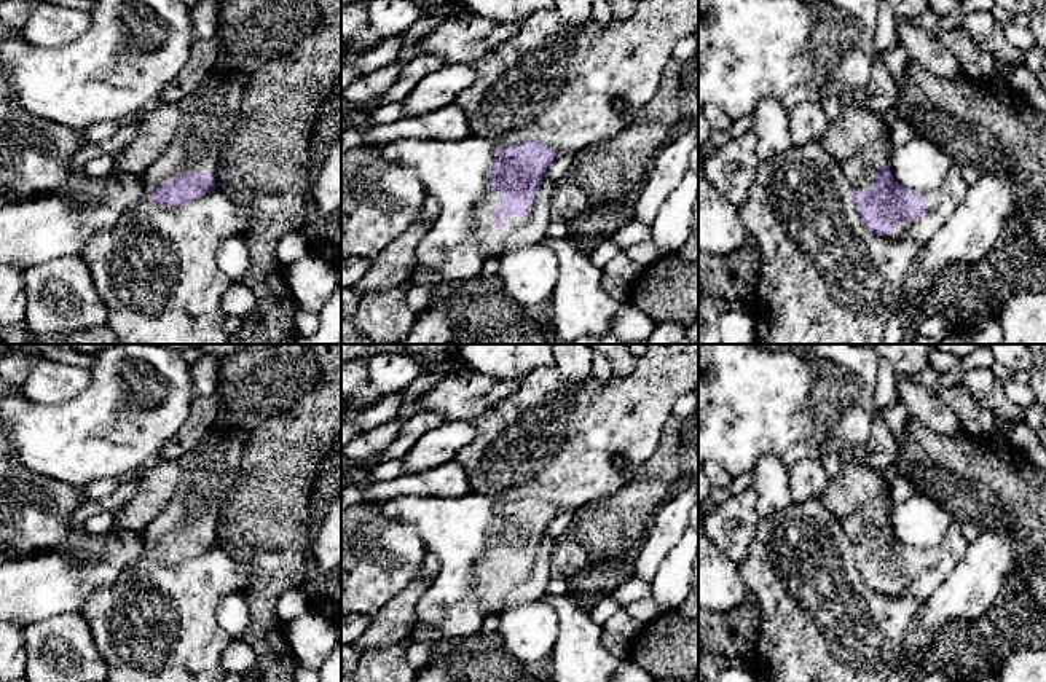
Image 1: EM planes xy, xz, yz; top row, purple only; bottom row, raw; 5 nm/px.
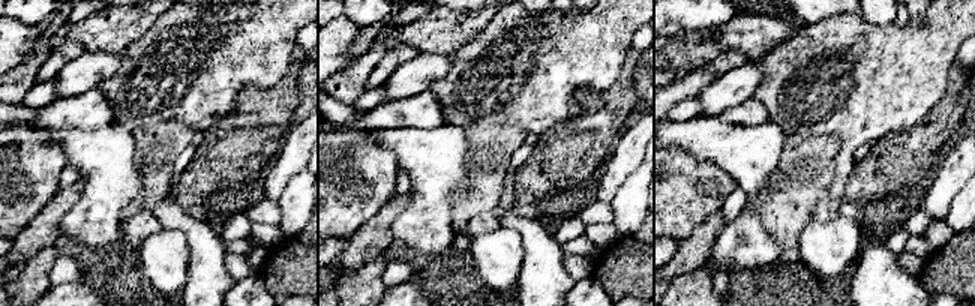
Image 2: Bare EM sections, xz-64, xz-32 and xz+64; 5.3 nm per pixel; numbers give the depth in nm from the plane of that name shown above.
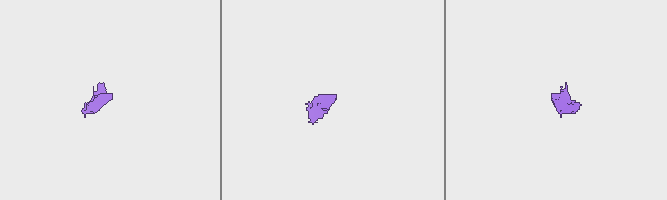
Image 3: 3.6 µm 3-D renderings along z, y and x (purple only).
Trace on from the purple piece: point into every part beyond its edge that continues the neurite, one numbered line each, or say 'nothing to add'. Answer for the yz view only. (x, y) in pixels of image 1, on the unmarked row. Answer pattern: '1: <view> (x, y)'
1: yz (860, 528)
2: yz (901, 585)

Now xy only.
1: xy (208, 472)

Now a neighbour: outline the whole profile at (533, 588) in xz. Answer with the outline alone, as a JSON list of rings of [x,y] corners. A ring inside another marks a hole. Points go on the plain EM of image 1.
[[[544,532],[529,578],[513,586],[513,590],[505,596],[504,607],[533,602],[544,596],[547,583],[552,578],[552,542],[553,539]]]

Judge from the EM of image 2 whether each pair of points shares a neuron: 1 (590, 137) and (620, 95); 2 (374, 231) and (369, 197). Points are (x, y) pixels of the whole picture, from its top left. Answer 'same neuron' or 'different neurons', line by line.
1: same neuron
2: different neurons

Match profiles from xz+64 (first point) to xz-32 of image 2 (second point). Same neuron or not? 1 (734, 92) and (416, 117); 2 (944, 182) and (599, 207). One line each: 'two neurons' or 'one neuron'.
1: two neurons
2: two neurons

